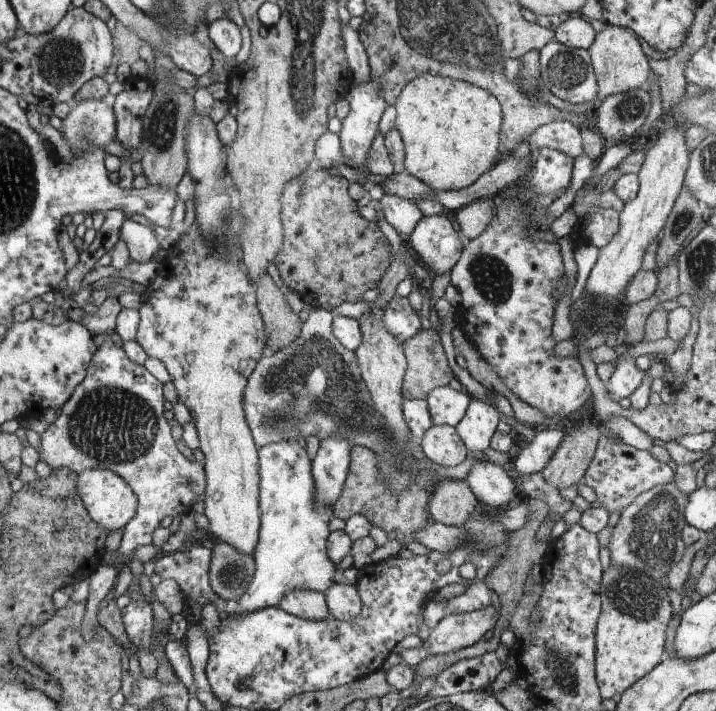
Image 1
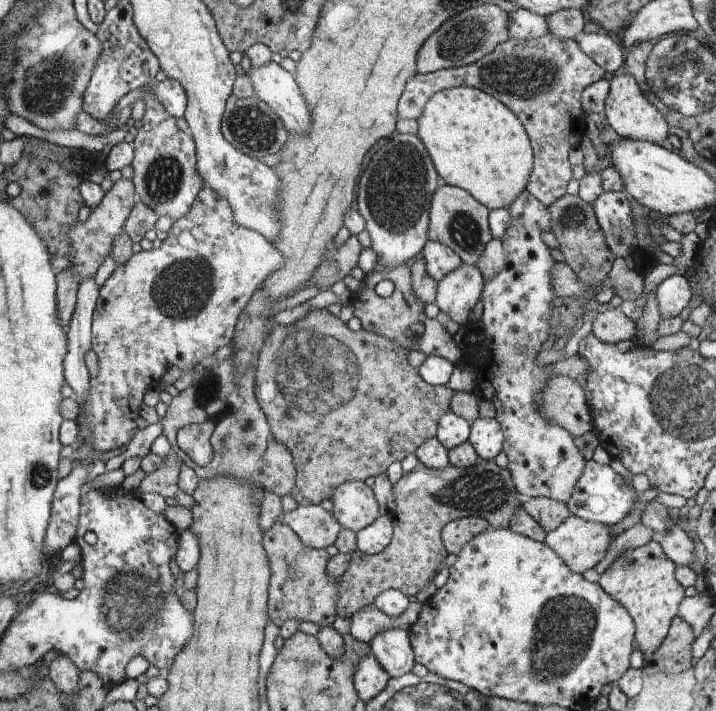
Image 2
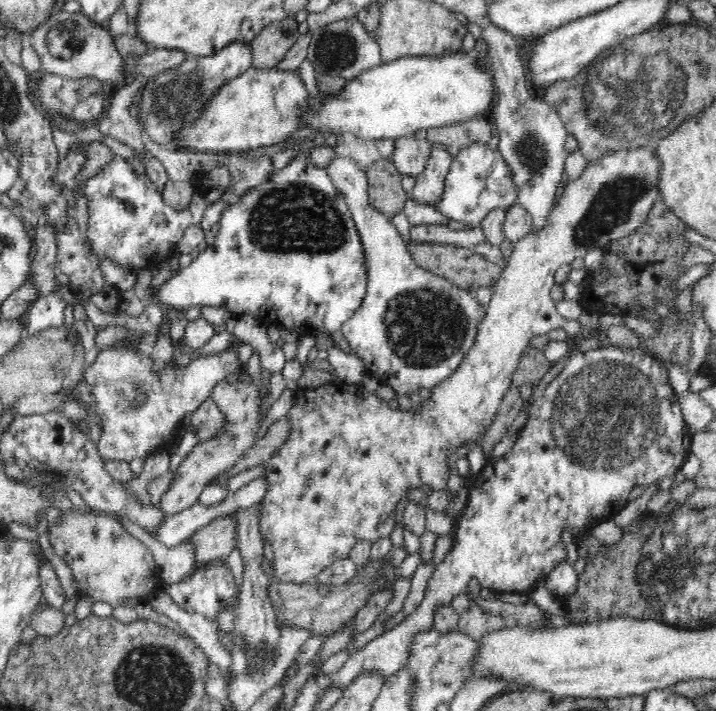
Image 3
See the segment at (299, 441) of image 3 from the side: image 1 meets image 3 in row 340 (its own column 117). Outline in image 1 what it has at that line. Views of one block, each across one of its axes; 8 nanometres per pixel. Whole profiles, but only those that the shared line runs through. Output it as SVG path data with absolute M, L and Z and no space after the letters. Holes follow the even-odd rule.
M103 468L80 471L77 478L77 492L91 517L109 534L124 526L136 516L138 497L134 489L115 472Z

